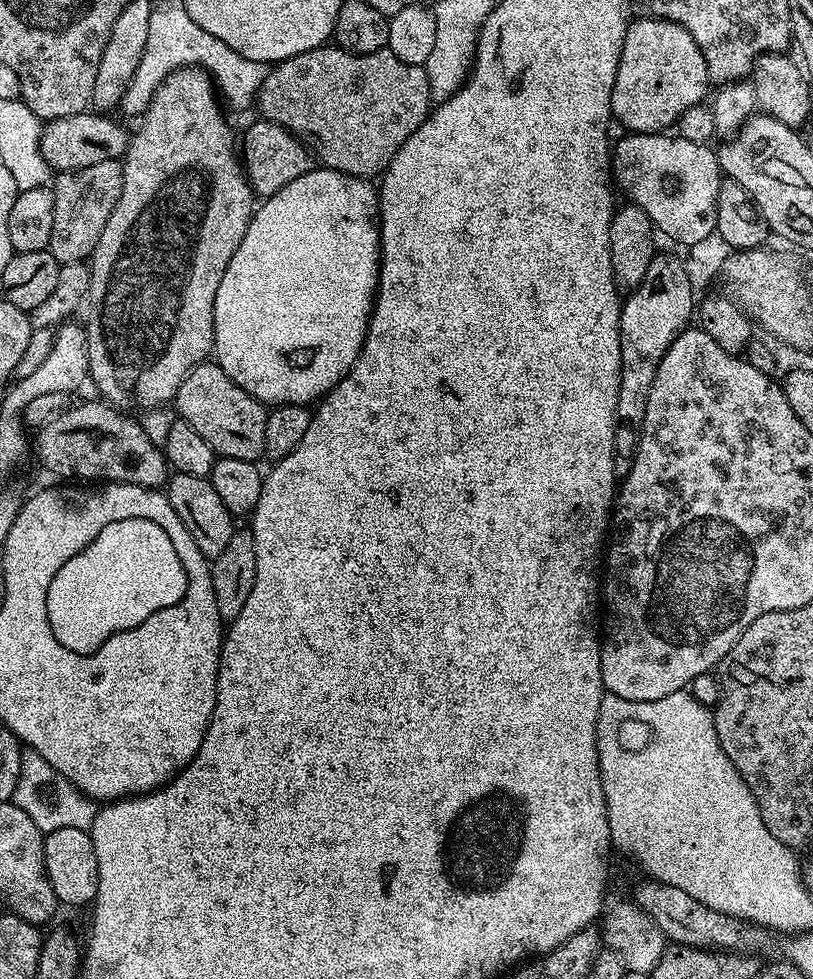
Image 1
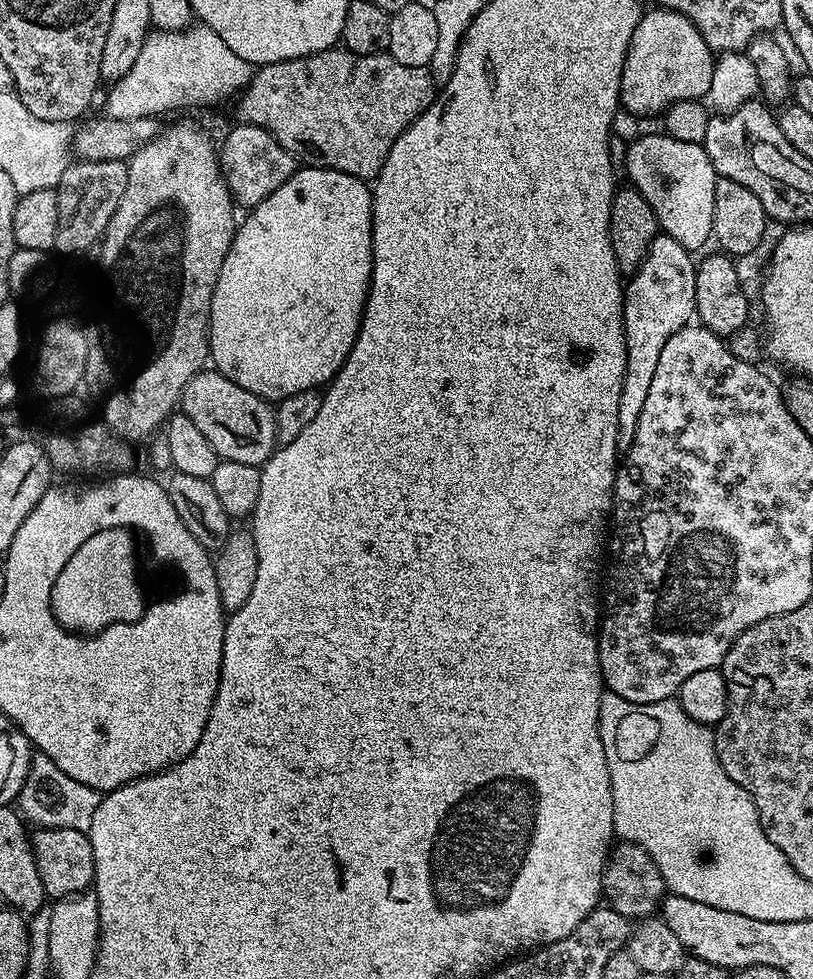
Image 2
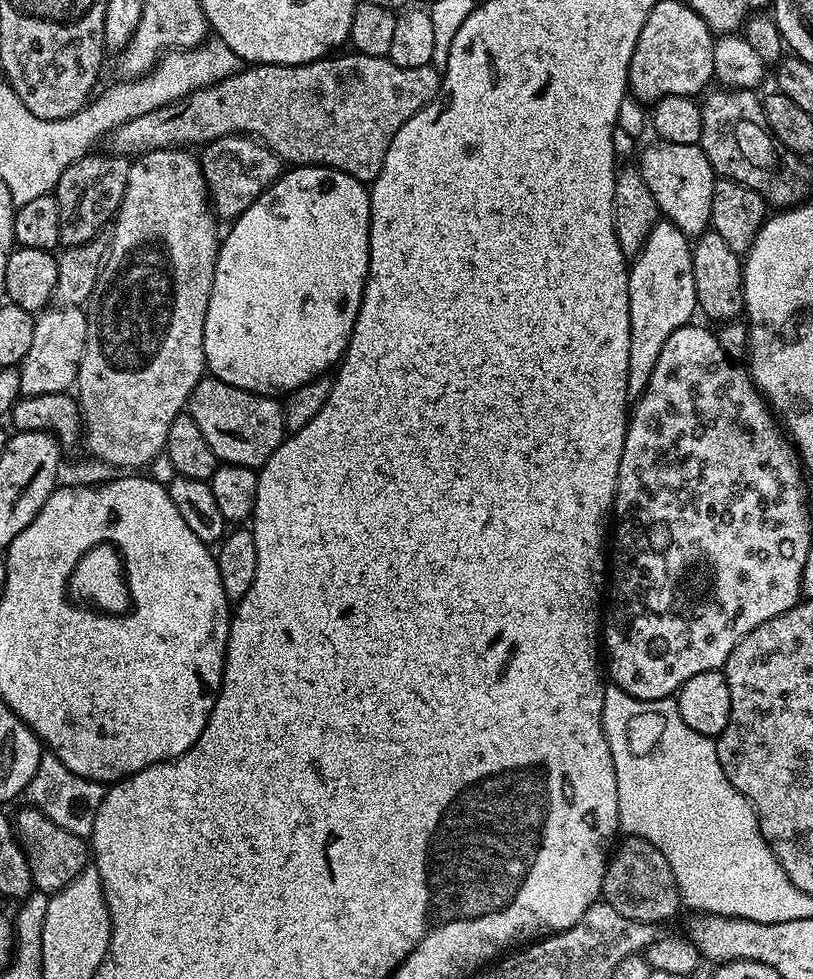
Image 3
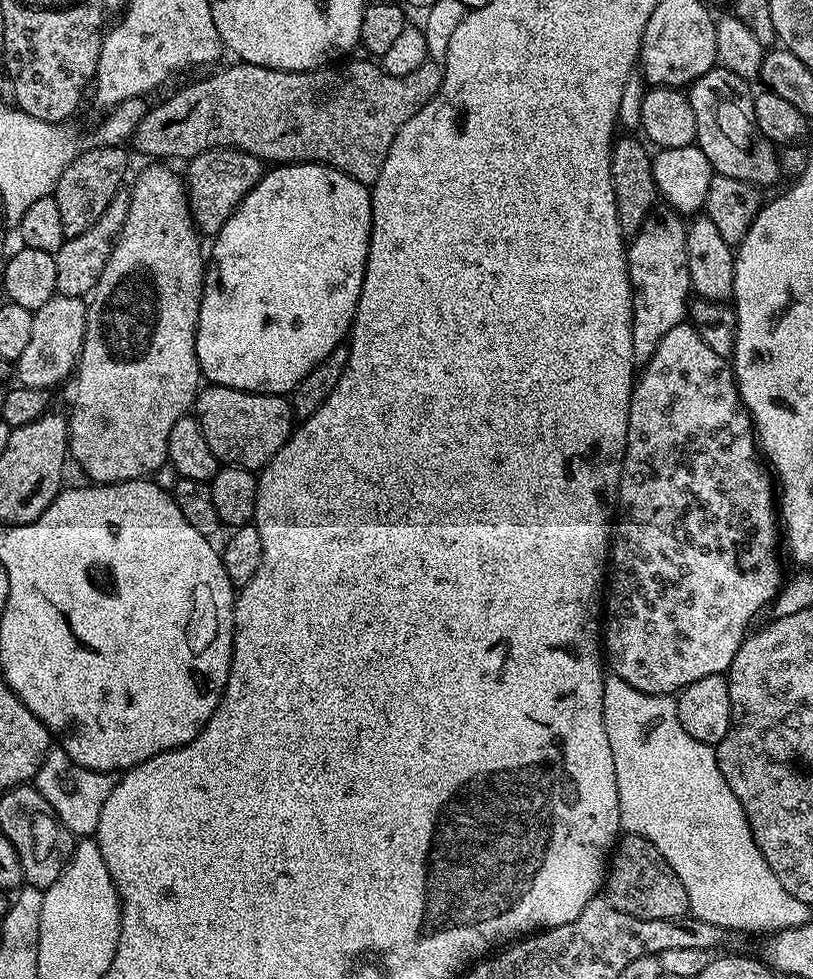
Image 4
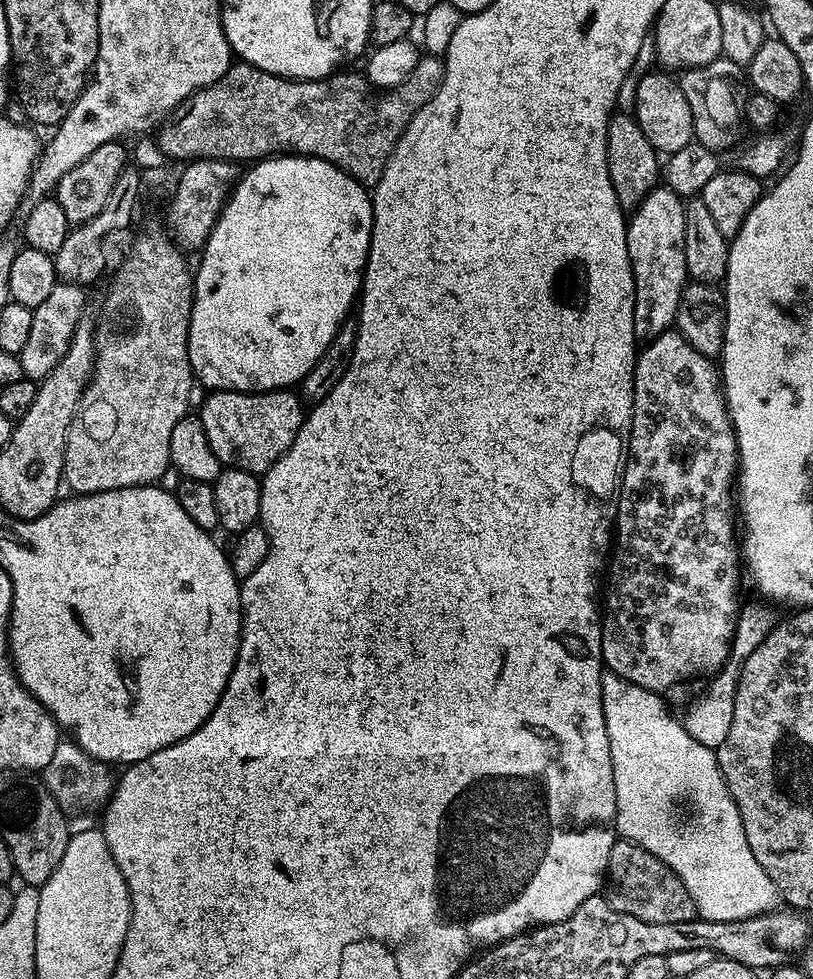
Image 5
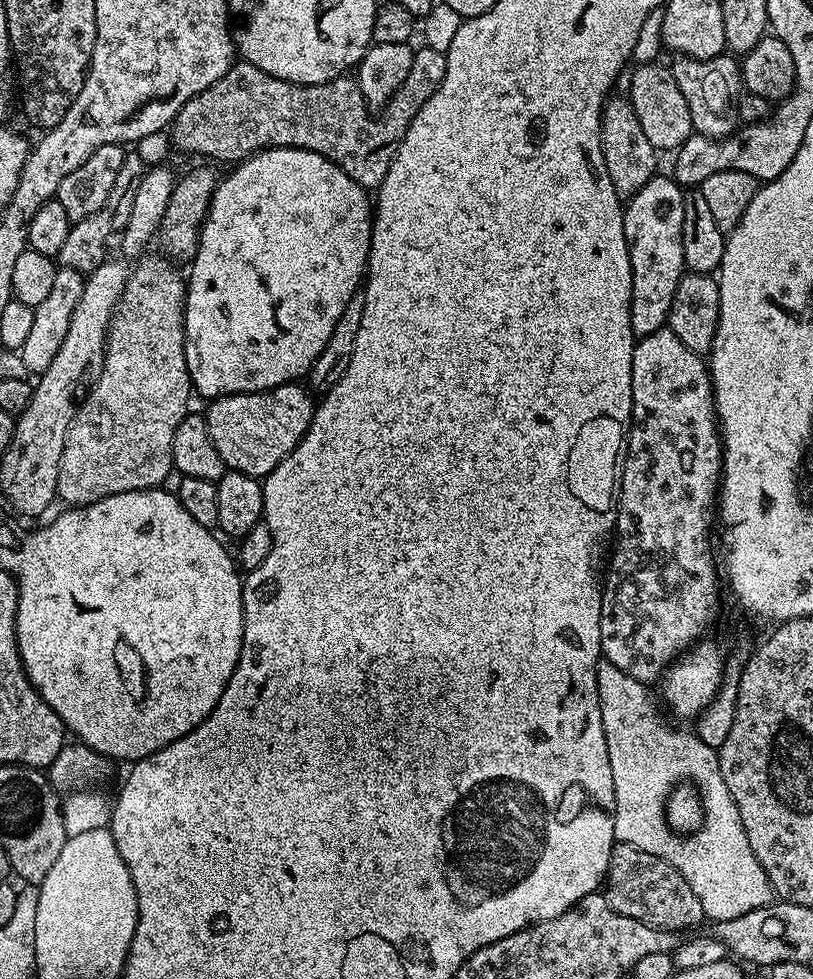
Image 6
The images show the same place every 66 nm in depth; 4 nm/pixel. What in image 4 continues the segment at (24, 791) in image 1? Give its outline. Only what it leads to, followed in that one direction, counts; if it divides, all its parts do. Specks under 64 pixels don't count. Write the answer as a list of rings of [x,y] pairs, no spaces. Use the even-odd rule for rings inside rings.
[[[58,746],[49,747],[46,758],[34,777],[34,787],[42,794],[42,798],[46,798],[54,815],[76,838],[88,838],[95,833],[98,818],[102,818],[102,806],[106,806],[106,798],[110,798],[113,783],[113,777],[109,773],[78,766],[70,754]]]

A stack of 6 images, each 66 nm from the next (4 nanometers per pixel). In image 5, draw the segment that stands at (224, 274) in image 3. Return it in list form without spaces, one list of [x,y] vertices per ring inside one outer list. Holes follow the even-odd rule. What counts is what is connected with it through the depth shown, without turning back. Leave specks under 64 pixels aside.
[[[285,154],[253,163],[248,173],[237,179],[220,217],[216,220],[210,238],[199,253],[200,265],[194,268],[194,295],[192,297],[192,321],[188,331],[188,353],[192,375],[205,384],[205,389],[217,392],[275,392],[299,385],[314,370],[318,358],[334,342],[337,330],[349,319],[357,303],[364,282],[364,267],[372,241],[372,197],[365,185],[359,184],[330,162],[313,156]]]

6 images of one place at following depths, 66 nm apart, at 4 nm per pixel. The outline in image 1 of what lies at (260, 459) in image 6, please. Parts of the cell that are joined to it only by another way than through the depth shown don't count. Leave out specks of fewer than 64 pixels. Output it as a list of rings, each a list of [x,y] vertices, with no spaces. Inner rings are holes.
[[[205,362],[194,366],[190,374],[186,374],[182,386],[178,386],[174,407],[179,419],[190,422],[190,426],[210,442],[217,457],[229,456],[256,462],[264,456],[268,417],[265,405],[239,388],[219,364]]]

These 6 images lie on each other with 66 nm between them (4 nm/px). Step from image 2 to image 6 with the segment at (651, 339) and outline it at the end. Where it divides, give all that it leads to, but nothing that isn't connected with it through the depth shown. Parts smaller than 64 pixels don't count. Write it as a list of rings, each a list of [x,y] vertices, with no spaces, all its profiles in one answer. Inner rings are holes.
[[[657,174],[627,197],[624,209],[624,233],[628,239],[632,297],[630,298],[630,326],[632,335],[648,336],[665,327],[674,302],[679,280],[686,273],[682,246],[682,214],[686,192],[671,175]]]

